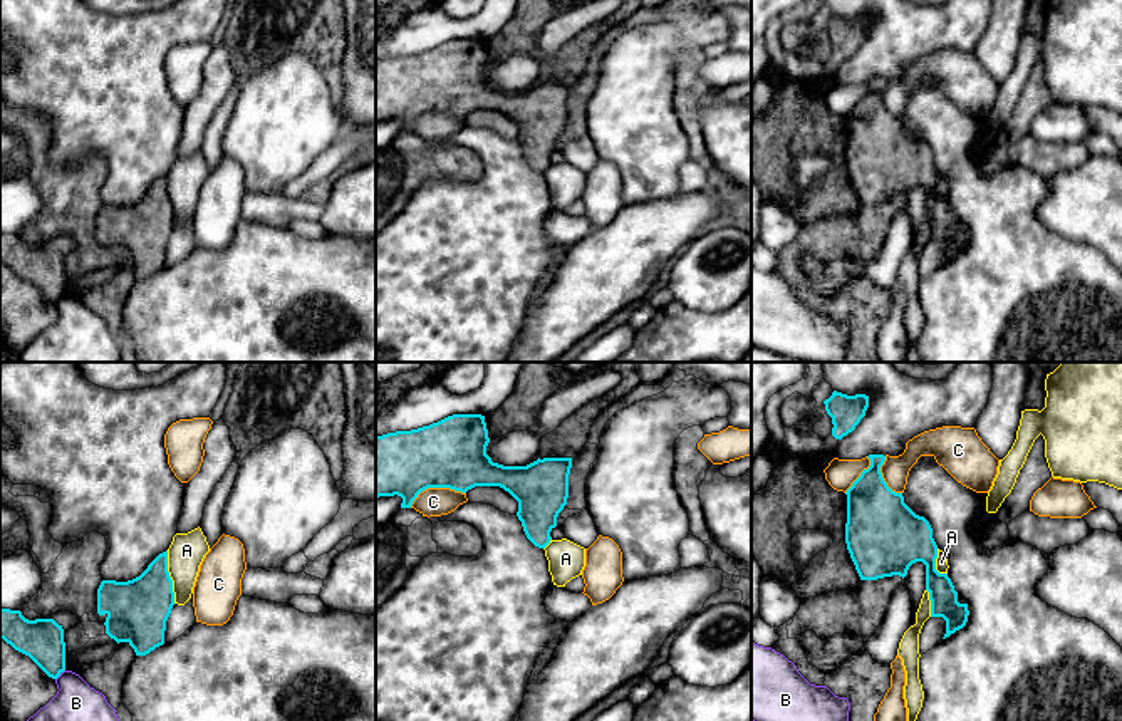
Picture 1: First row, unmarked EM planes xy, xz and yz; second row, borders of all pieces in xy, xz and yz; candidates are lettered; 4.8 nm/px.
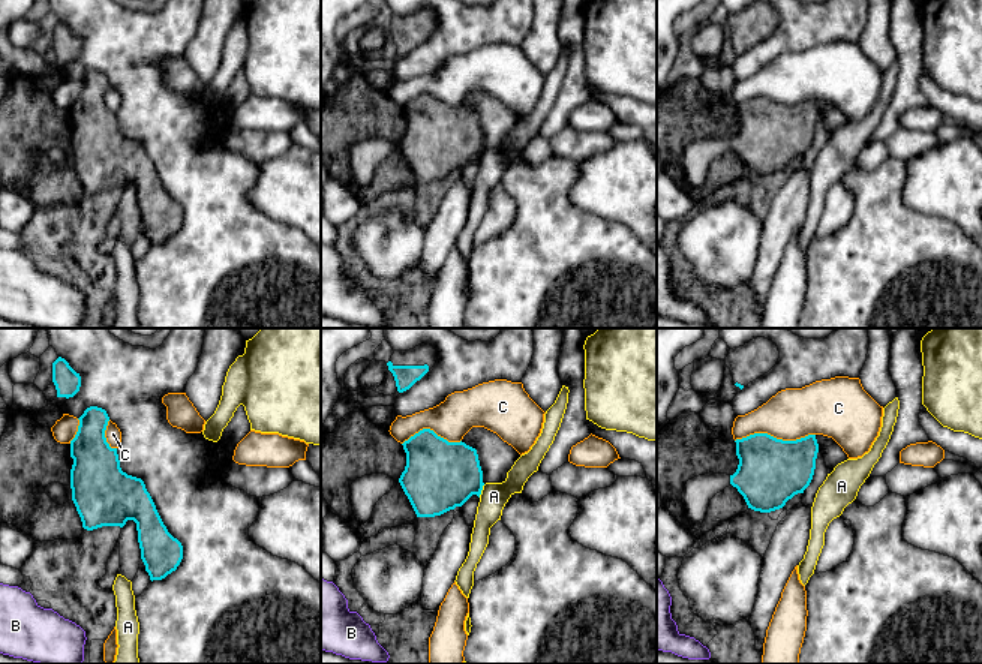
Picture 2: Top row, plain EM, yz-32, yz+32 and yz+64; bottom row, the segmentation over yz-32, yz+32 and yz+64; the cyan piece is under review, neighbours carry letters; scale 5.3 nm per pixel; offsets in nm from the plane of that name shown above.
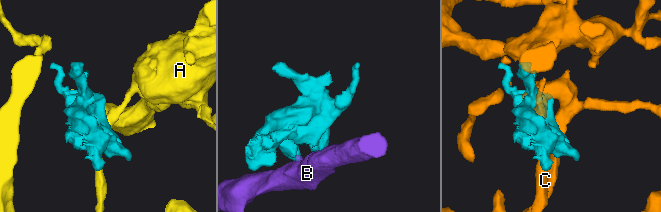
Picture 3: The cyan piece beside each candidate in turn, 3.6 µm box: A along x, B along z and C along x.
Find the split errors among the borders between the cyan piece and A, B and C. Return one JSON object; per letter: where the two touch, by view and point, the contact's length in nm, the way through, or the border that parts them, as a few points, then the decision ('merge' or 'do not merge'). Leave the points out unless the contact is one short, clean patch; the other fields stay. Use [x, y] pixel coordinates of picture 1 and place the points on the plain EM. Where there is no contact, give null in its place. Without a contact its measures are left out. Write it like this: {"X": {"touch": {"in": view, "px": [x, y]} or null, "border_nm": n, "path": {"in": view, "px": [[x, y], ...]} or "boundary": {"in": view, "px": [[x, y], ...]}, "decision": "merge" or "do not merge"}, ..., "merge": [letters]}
{"A": {"touch": {"in": "xy", "px": [170, 202]}, "border_nm": 260, "boundary": {"in": "xy", "px": [[166, 175], [166, 195], [175, 227]]}, "decision": "do not merge"}, "B": {"touch": {"in": "xy", "px": [59, 299]}, "border_nm": 70, "decision": "do not merge"}, "C": {"touch": {"in": "xz", "px": [435, 111]}, "border_nm": 280, "decision": "do not merge"}, "merge": []}

